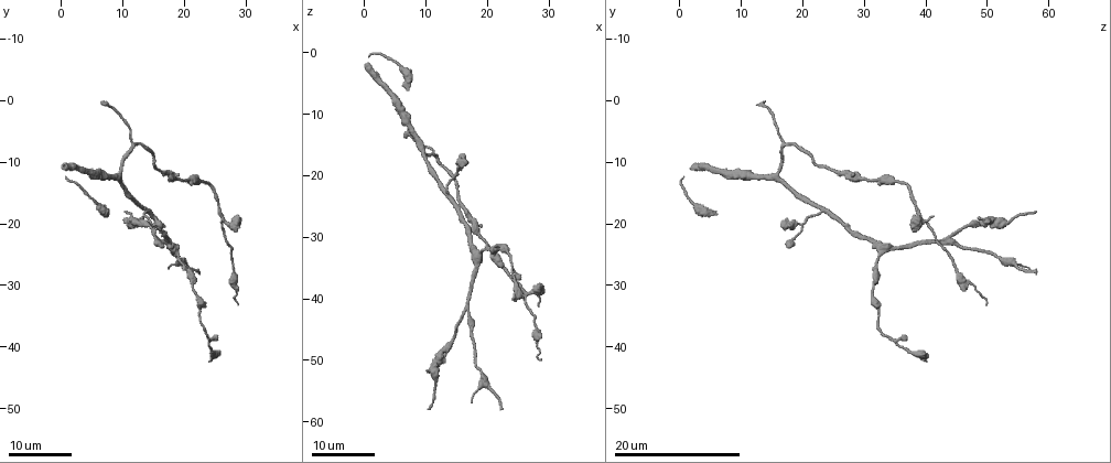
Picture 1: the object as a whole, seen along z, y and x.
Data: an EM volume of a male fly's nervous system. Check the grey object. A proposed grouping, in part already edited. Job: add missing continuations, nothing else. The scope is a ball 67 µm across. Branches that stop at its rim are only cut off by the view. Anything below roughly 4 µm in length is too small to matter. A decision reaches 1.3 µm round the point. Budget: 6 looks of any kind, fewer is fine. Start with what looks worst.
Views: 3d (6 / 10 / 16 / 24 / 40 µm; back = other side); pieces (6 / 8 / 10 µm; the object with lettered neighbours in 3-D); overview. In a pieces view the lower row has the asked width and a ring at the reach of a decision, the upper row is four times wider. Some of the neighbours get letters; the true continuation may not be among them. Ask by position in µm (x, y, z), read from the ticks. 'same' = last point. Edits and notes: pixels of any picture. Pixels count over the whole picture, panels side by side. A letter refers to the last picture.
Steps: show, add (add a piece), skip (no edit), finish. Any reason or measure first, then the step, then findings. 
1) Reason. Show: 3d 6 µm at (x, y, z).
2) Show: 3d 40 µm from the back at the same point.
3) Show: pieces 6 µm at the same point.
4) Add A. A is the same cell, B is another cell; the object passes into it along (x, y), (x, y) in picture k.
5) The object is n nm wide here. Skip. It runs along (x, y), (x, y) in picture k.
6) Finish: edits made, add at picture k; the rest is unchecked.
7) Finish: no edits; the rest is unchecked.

Free end. Show: 3d 16 µm at (24.0, 42.0, 40.0).

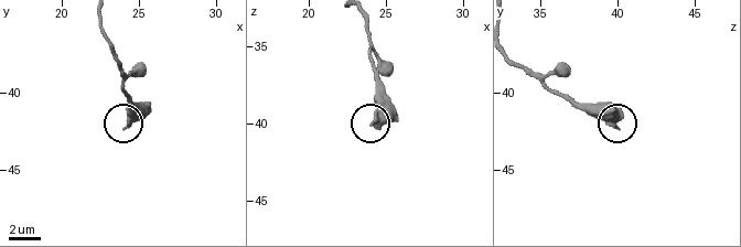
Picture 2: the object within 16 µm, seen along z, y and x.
Closer look. Show: 3d 6 µm at (24.2, 42.4, 40.0).

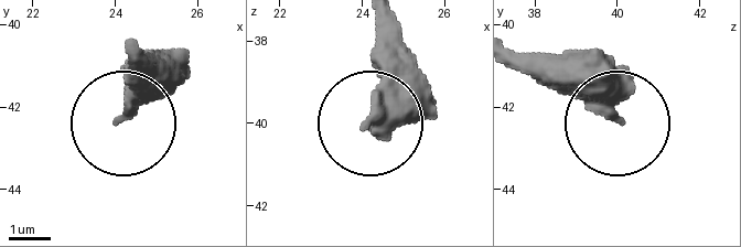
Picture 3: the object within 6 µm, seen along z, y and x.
See the neighbours. Show: pieces 10 µm at (24.30, 42.30, 39.85).

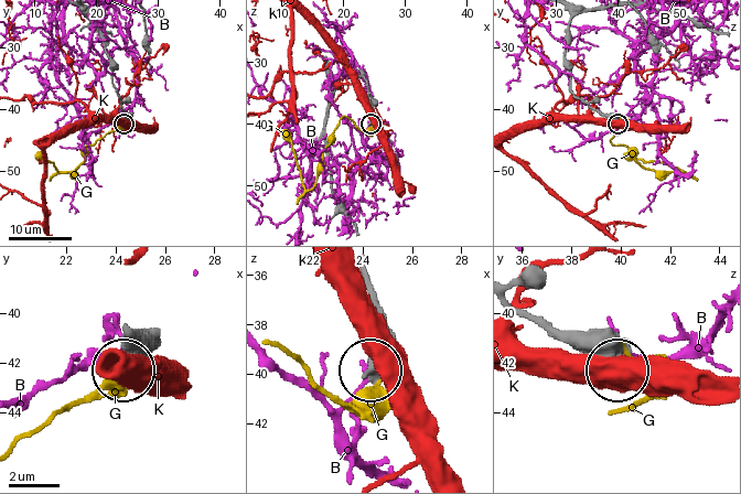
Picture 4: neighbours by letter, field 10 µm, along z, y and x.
The object is 330 nm wide here. Skip. B, G and K are other cells; no lettered piece goes on from it.

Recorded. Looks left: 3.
An open end. Show: 3d 24 µm at (7.0, 18.5, 6.0).

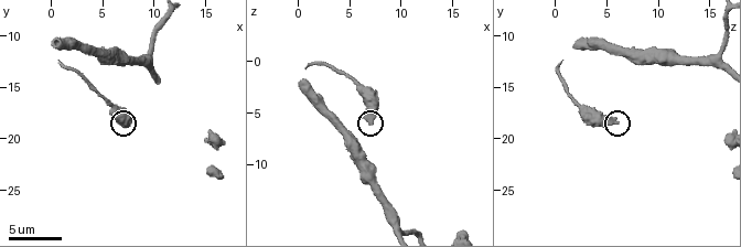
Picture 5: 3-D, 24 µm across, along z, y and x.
See the neighbours. Show: pieces 8 µm at (7.2, 18.4, 6.0).

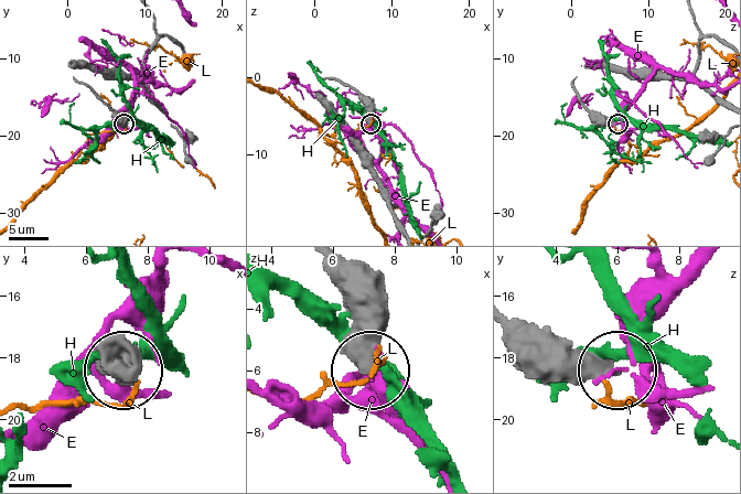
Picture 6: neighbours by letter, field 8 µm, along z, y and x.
Skip. E, H and L are other cells; it runs along (515, 321), (615, 368) in picture 6; no lettered piece goes on from it.

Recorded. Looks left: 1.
Finish: no edits; the rest is unchecked.

